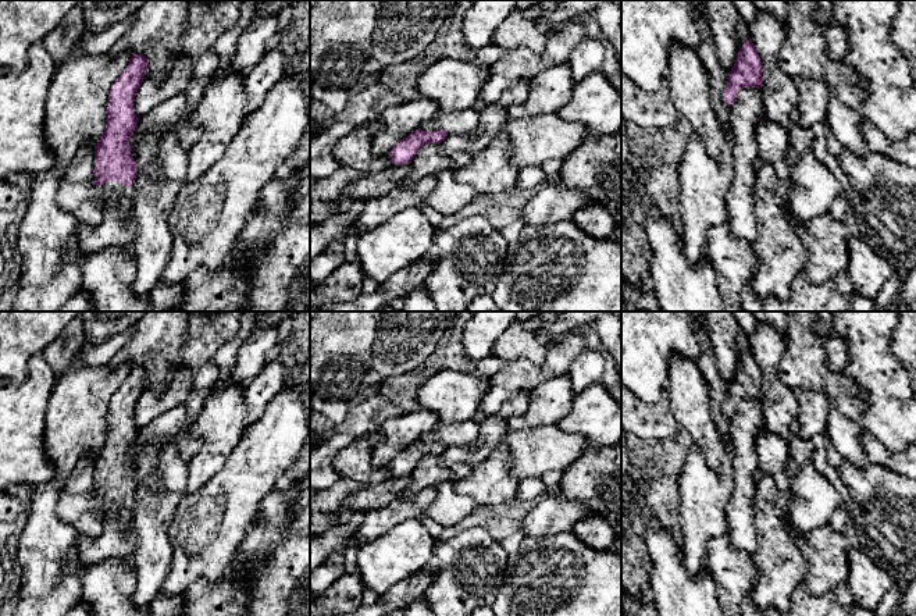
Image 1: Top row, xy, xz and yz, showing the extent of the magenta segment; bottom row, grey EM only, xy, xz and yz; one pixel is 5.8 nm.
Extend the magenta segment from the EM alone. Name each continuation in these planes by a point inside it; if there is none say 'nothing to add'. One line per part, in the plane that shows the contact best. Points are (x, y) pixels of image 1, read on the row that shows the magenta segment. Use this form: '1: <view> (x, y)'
1: xy (110, 192)

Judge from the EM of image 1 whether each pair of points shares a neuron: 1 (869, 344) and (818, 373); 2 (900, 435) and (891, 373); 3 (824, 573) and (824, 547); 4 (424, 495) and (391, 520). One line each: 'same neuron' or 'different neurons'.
1: different neurons
2: same neuron
3: same neuron
4: same neuron

